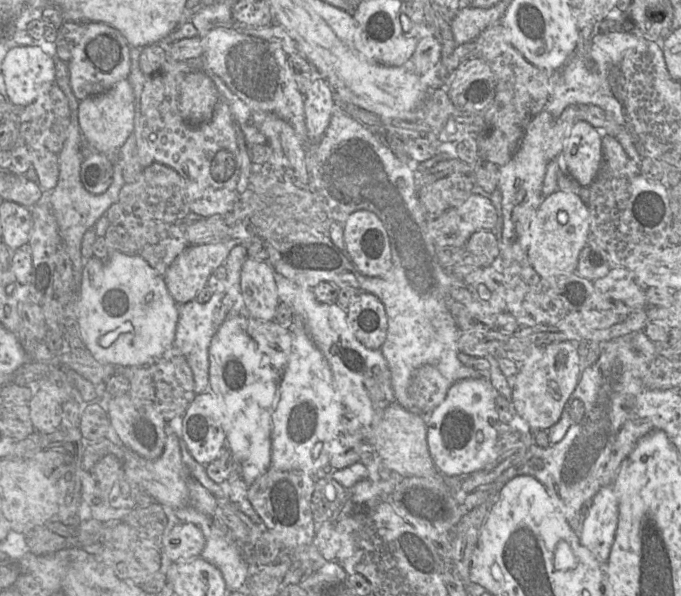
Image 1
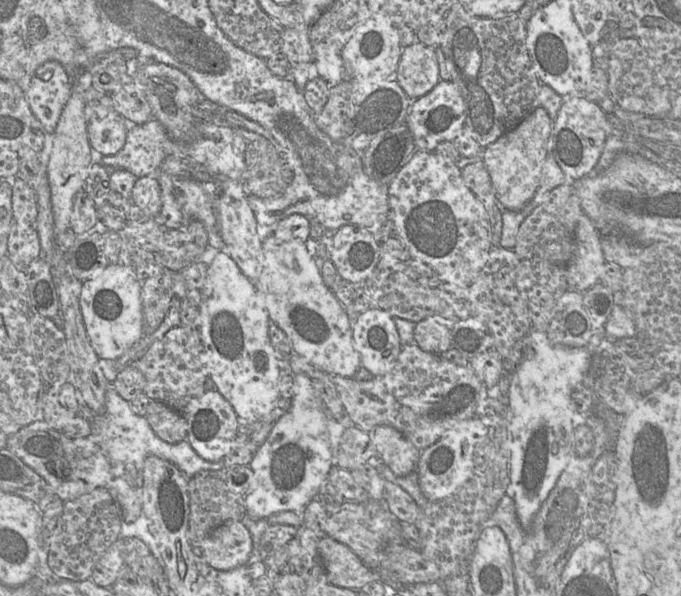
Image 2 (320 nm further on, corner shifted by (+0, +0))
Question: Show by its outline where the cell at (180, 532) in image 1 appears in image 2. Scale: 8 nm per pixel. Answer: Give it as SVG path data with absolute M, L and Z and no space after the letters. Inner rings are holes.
M231 520L207 535L200 542L200 548L210 567L227 571L247 564L253 542L243 523Z

